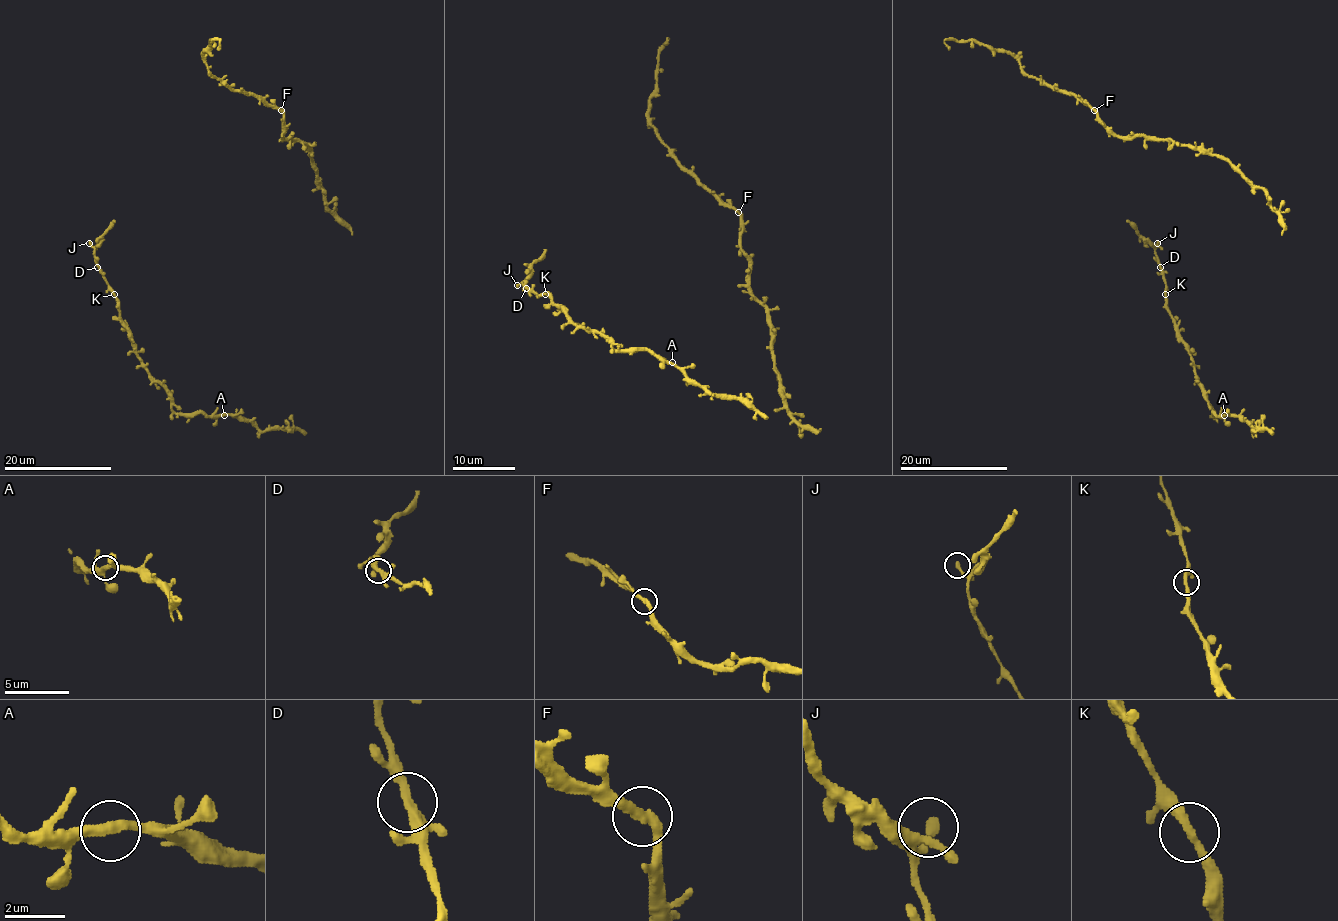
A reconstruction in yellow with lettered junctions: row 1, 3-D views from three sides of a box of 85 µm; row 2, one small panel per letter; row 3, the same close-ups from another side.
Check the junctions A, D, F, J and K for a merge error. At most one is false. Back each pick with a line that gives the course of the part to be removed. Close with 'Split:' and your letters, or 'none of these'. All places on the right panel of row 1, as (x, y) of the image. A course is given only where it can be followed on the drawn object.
Split: none of these

